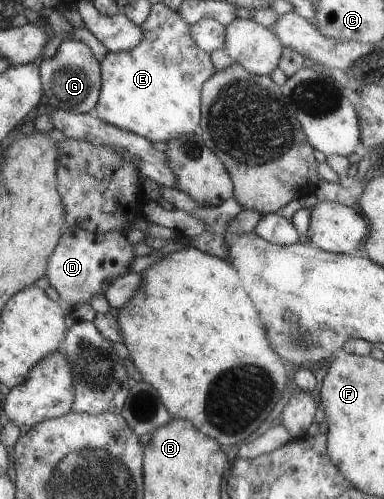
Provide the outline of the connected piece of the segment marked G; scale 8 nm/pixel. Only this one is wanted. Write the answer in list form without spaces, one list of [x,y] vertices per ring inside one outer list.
[[[62,40],[54,55],[39,63],[39,78],[43,93],[35,108],[36,114],[45,112],[46,108],[86,114],[91,113],[97,102],[101,82],[99,60],[85,43],[78,40]]]

